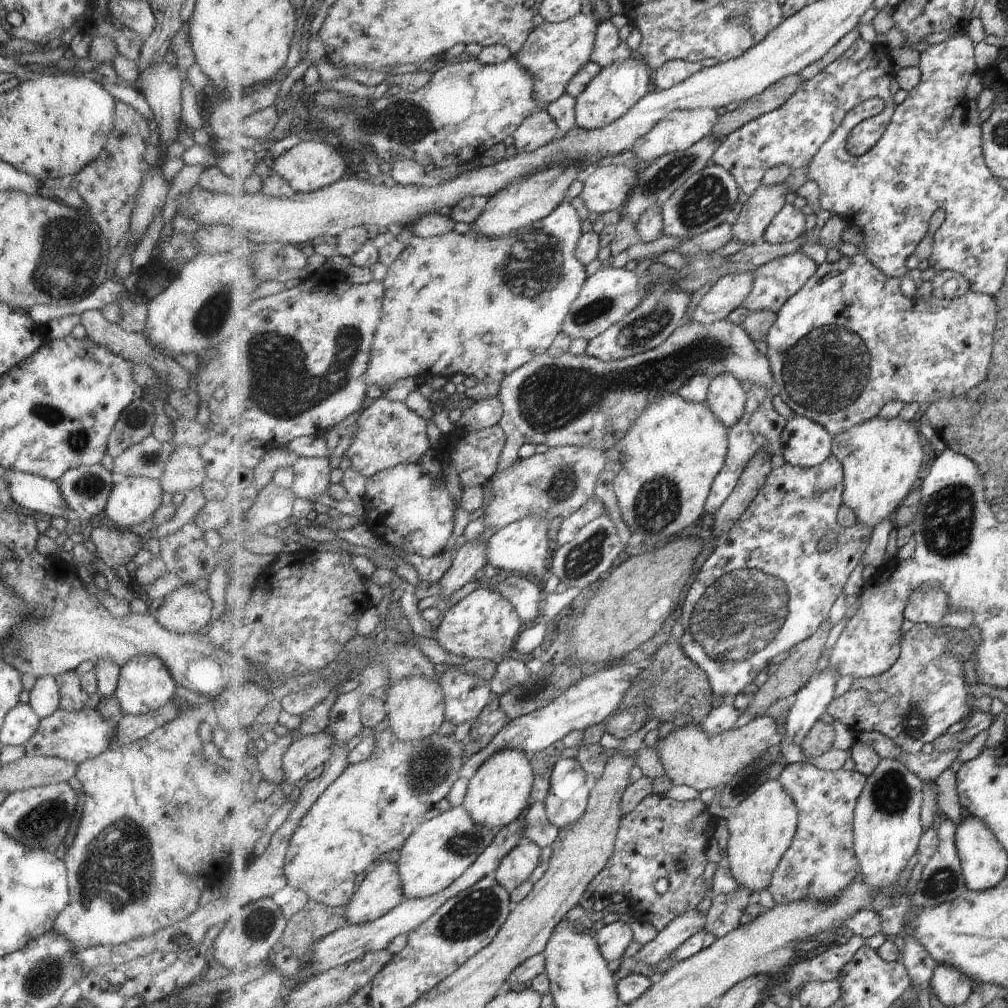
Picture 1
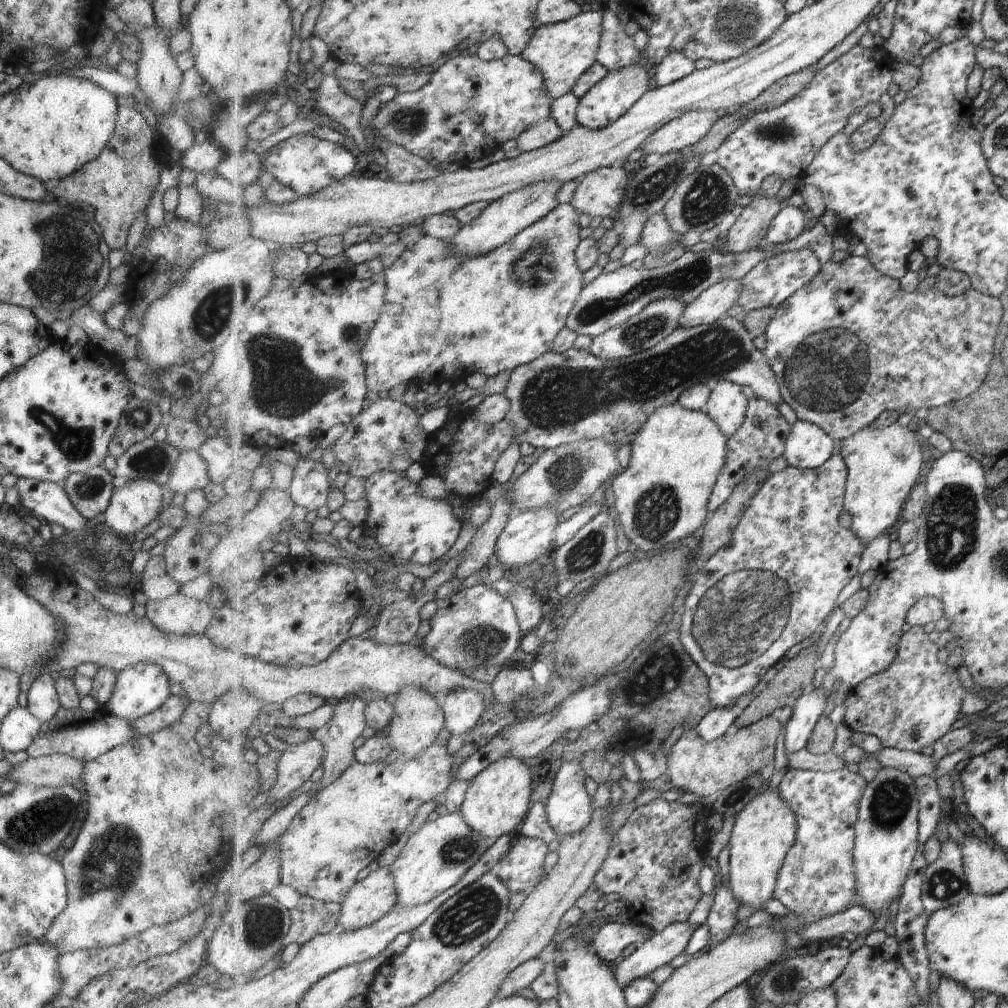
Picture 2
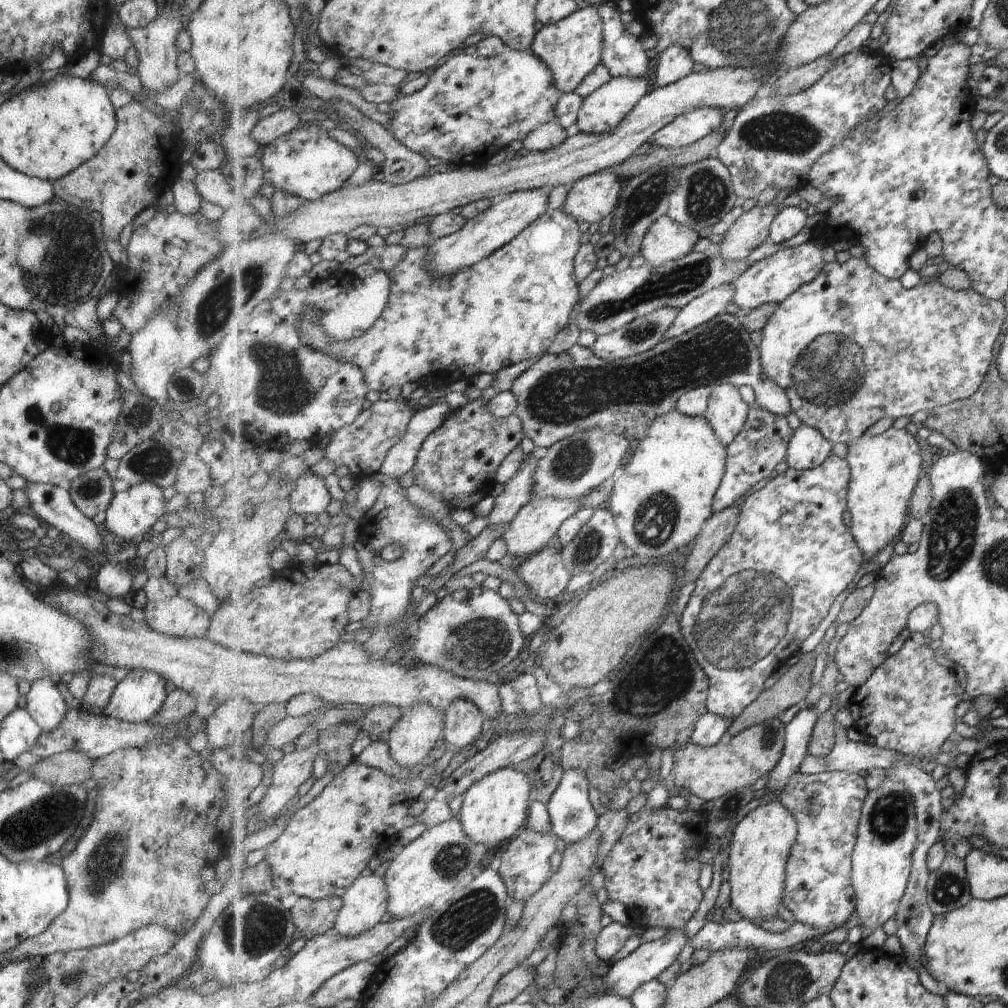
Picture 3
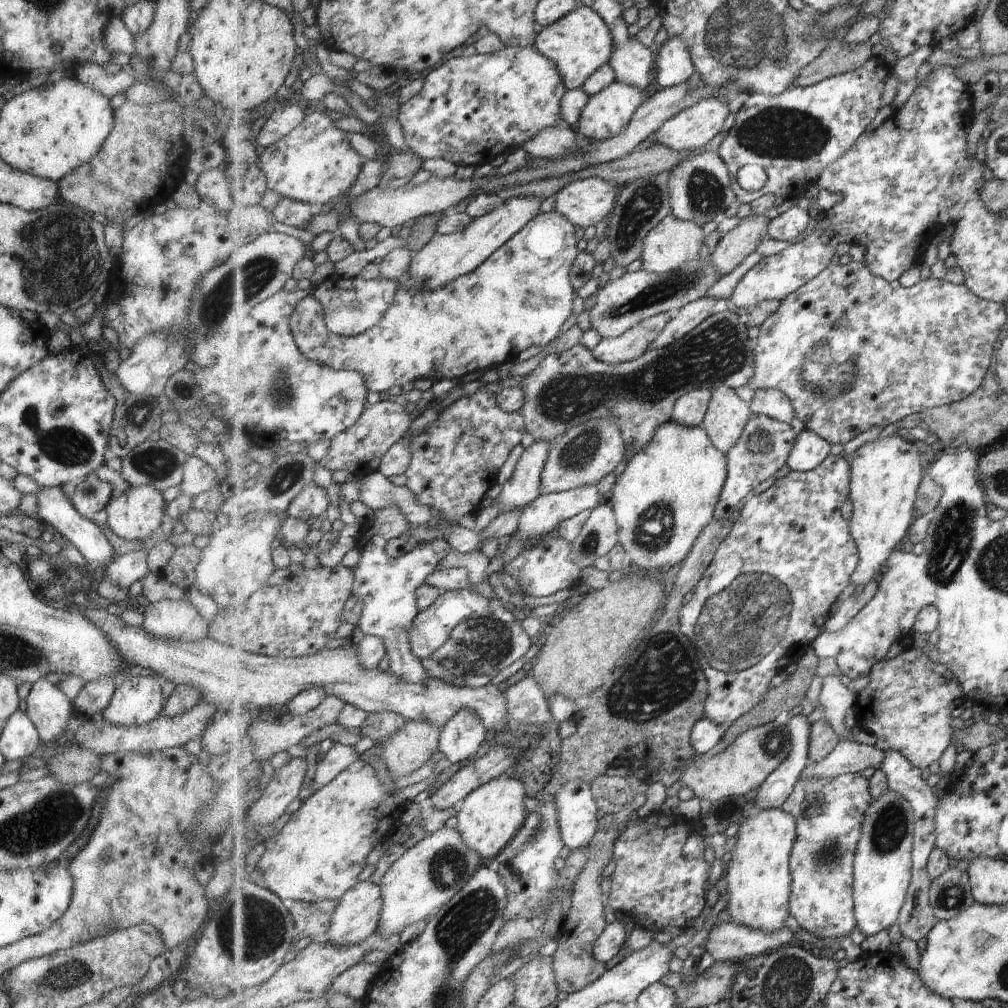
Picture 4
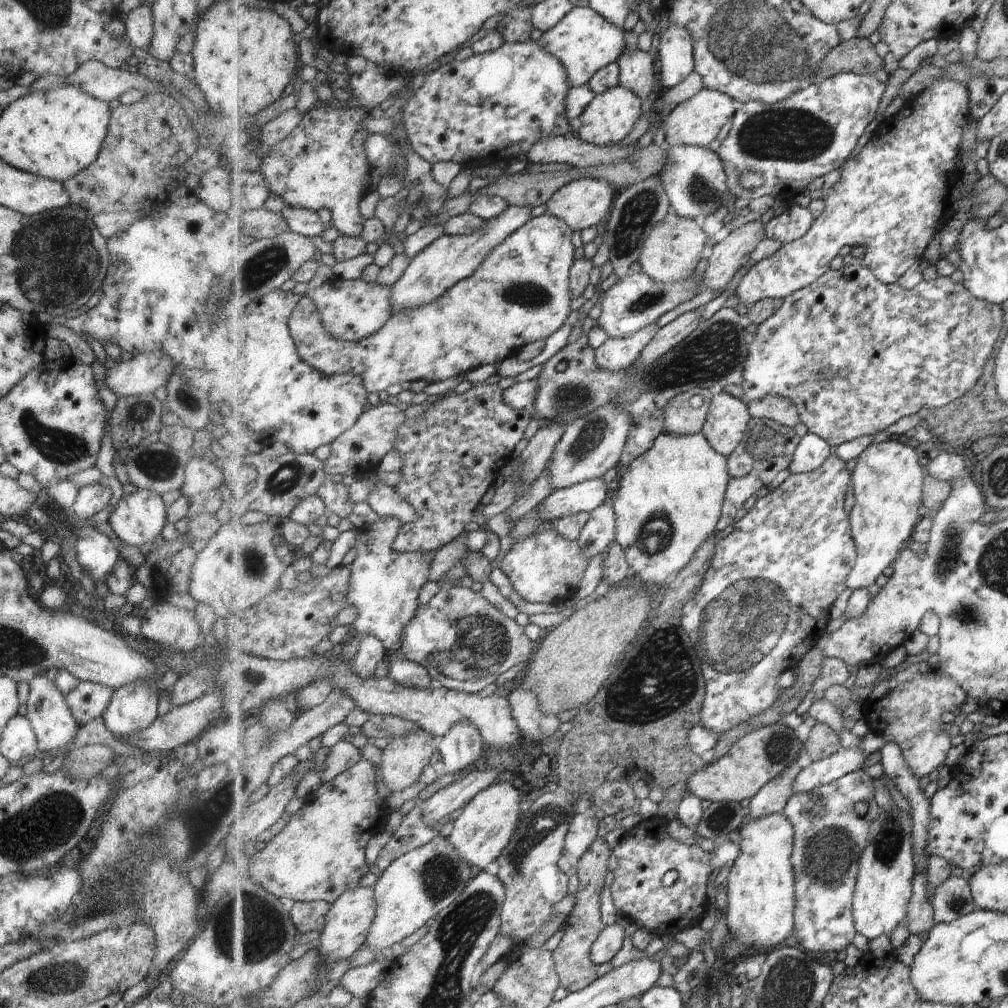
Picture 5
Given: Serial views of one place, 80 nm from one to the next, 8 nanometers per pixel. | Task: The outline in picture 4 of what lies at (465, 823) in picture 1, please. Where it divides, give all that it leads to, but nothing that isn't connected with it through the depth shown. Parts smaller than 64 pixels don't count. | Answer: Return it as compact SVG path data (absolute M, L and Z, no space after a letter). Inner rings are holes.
M444 826L406 849L380 877L381 920L377 931L384 935L400 933L443 908L484 866L482 856L467 846L456 828ZM428 916L428 917L427 917Z

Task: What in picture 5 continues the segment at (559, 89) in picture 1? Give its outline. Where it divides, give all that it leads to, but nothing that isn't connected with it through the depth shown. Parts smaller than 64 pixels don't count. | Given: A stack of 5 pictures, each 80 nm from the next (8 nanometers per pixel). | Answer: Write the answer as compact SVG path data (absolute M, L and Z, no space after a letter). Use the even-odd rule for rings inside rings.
M575 6L558 26L543 33L538 42L563 62L573 88L588 85L599 70L616 63L626 53L625 32L593 8Z

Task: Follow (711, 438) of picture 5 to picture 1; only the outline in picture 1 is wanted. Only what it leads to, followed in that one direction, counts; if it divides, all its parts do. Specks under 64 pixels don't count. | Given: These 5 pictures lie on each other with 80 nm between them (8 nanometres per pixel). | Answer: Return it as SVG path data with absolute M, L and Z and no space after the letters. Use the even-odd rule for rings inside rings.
M733 373L717 375L710 382L707 405L728 430L742 420L747 399L748 392Z

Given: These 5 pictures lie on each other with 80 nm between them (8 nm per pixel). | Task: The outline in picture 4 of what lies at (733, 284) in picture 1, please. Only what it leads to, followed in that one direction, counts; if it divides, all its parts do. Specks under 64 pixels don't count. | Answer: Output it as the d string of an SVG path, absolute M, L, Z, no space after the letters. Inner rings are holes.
M701 297L684 306L678 312L673 313L670 324L663 329L663 332L651 349L660 349L677 342L695 327L698 327L699 324L705 322L710 316L715 315L722 308L721 304L721 299Z

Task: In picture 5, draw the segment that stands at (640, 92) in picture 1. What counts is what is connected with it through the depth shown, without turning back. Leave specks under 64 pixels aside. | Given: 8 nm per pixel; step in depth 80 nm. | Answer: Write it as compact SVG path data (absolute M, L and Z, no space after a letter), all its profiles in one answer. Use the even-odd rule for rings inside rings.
M621 85L607 90L605 94L597 95L594 102L580 117L582 125L578 129L577 136L583 142L599 147L621 145L621 142L625 141L635 130L635 126L642 117L643 104L641 103L642 99L638 95Z

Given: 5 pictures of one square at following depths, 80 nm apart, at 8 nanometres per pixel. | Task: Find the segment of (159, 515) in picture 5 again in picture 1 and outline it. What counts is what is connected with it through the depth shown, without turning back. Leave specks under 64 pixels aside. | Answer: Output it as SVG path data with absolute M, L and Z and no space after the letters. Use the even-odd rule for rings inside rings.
M126 476L113 484L104 508L113 526L129 529L146 521L161 505L163 490L157 479Z

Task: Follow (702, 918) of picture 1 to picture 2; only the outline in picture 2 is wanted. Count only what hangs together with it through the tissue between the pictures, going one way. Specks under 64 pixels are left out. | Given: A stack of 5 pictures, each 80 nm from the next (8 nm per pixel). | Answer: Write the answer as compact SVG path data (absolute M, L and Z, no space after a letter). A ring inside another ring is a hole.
M688 921L676 922L670 924L665 930L656 932L650 939L647 939L641 948L637 949L629 958L623 959L616 968L615 976L619 984L624 989L630 982L636 981L638 978L647 977L653 970L669 964L675 956L679 956L685 951L691 937L694 936L695 930Z

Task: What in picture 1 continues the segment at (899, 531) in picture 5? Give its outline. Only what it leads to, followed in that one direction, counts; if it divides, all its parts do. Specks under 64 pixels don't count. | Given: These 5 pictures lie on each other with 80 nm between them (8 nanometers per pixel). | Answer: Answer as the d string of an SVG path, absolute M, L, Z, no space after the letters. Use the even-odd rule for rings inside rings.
M875 417L854 426L853 429L835 435L833 438L833 455L842 462L845 470L844 504L855 512L857 522L873 528L885 518L893 520L894 512L914 489L915 482L919 478L917 472L923 466L925 454L923 454L919 432L913 428L910 420L906 421L899 417L890 419Z

